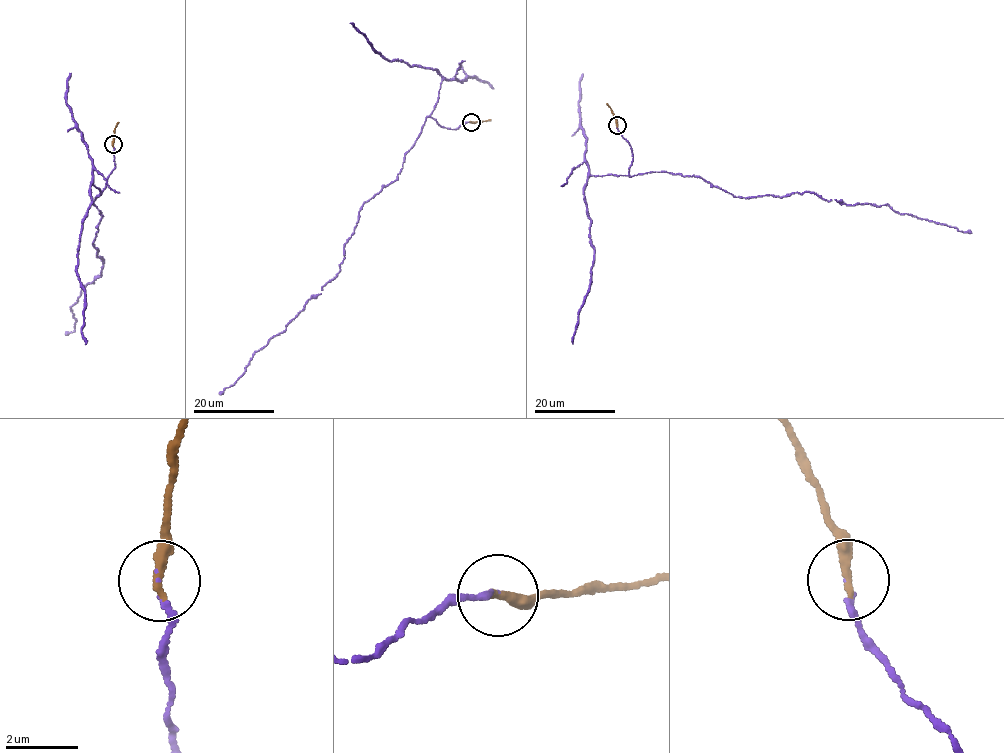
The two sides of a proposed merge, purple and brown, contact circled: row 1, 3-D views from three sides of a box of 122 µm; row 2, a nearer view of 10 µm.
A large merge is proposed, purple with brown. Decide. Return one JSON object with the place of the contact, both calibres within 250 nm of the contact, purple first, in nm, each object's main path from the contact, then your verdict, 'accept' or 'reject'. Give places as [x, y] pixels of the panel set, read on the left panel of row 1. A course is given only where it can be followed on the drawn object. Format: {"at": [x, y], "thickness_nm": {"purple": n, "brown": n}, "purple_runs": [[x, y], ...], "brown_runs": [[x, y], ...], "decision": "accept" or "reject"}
{"at": [113, 144], "thickness_nm": {"purple": 80, "brown": 300}, "purple_runs": [[113, 144], [114, 168], [93, 203], [102, 216], [93, 243], [101, 276], [82, 288], [66, 335]], "brown_runs": [[113, 144], [118, 122]], "decision": "accept"}

